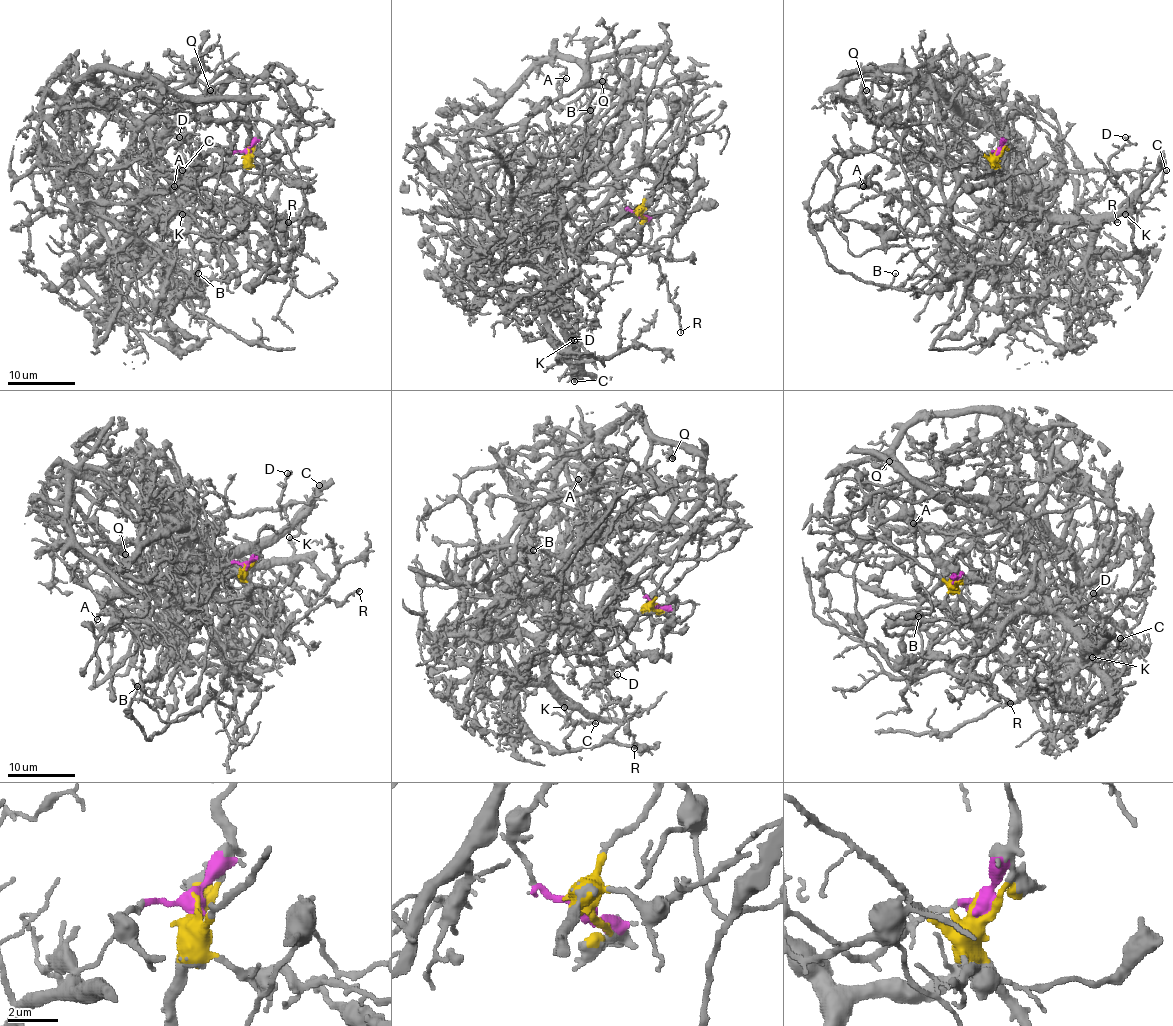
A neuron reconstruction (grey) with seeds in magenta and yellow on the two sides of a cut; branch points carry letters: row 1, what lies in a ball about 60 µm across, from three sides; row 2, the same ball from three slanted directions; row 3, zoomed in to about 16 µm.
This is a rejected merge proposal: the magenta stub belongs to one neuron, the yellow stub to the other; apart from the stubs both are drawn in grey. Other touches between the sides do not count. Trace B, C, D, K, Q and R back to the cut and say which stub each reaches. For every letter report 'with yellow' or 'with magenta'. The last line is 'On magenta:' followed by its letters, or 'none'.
B: with yellow
C: with yellow
D: with yellow
K: with yellow
Q: with magenta
R: with yellow
On magenta: Q

